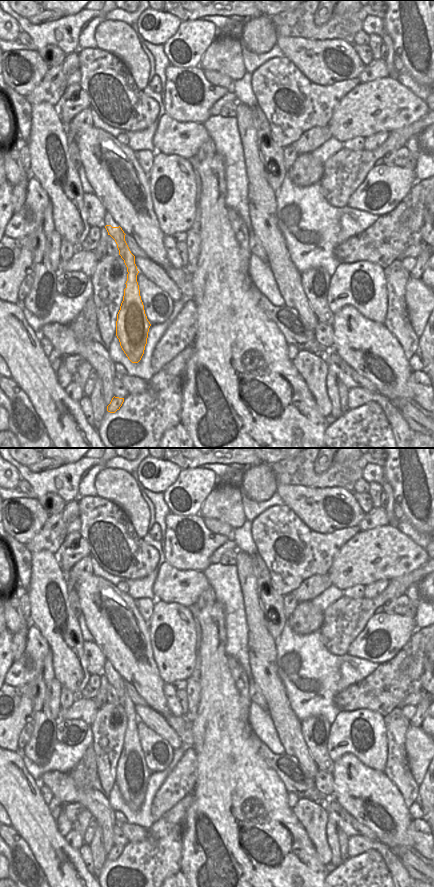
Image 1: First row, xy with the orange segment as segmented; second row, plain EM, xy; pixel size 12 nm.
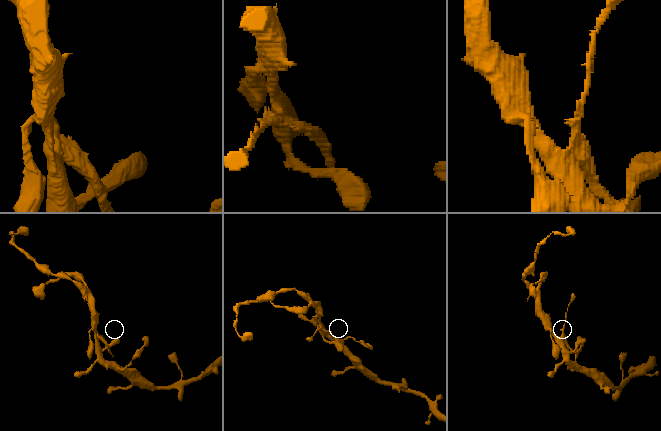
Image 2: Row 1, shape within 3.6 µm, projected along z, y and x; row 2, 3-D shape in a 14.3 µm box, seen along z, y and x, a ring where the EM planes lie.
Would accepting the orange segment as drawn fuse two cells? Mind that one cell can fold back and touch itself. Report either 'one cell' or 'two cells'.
two cells

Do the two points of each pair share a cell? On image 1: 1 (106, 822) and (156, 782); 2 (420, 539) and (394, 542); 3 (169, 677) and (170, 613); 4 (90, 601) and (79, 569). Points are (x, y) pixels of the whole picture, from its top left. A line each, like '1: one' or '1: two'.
1: two
2: two
3: one
4: two

